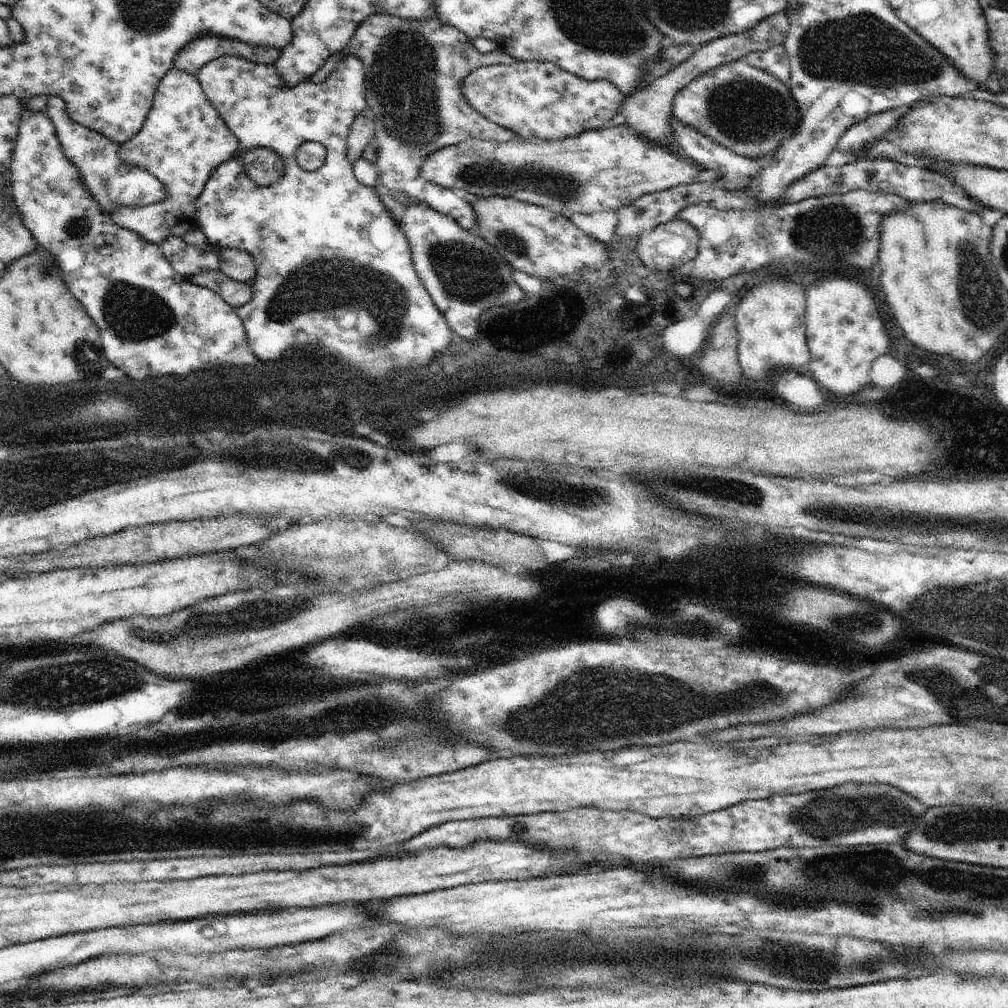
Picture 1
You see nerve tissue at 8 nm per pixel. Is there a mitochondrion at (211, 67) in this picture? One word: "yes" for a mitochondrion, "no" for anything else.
no

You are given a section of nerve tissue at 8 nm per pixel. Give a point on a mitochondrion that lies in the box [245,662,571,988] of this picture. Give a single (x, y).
(385, 960)

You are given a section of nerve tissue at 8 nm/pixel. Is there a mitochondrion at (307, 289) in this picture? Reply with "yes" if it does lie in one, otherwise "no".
yes

